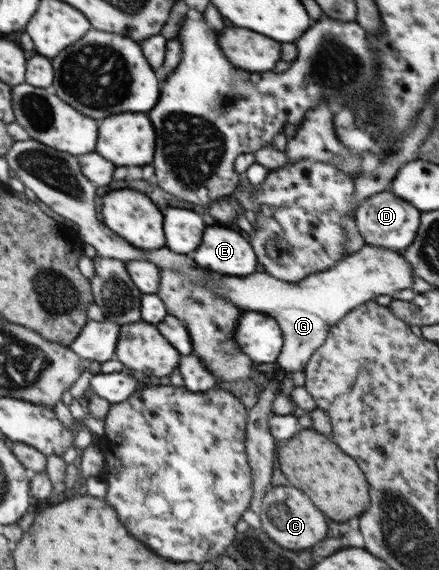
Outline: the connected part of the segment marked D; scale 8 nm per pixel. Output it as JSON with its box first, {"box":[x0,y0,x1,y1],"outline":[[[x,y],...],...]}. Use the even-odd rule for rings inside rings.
{"box":[354,190,420,252],"outline":[[[388,190],[363,200],[357,207],[354,223],[365,244],[402,252],[413,243],[420,227],[420,218],[419,209]]]}

